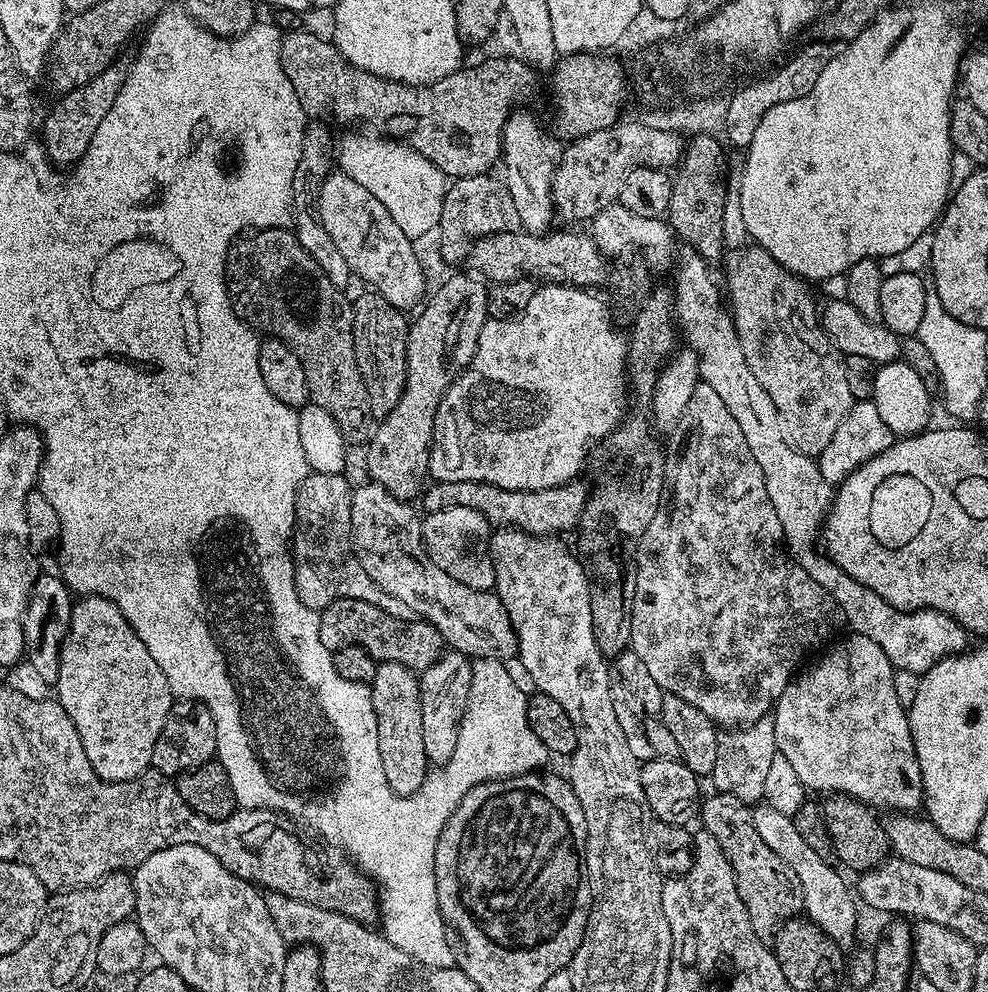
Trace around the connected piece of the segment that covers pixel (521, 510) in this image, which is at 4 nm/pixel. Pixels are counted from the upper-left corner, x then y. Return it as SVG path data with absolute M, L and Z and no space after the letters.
M576 480L558 488L547 488L537 492L522 490L506 490L502 486L494 486L486 482L442 482L429 483L423 489L425 513L438 510L451 510L454 506L466 506L470 510L478 510L487 518L489 525L506 528L519 528L521 532L529 532L531 536L552 536L564 534L570 528L575 529L580 523L580 515L590 495L589 485Z

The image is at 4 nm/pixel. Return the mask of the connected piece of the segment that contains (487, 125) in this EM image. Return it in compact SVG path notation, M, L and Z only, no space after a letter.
M288 30L280 37L280 57L282 58L282 70L286 70L286 78L290 78L290 86L294 86L294 94L298 94L298 102L302 106L305 117L308 118L328 118L324 116L333 116L340 124L365 124L365 129L375 130L377 133L383 134L389 140L399 140L408 144L415 152L422 154L422 158L426 158L430 162L434 162L434 166L438 166L438 170L443 172L445 177L459 178L464 176L482 175L491 173L492 167L498 164L504 150L504 123L508 120L508 115L517 107L516 99L527 90L532 84L533 69L525 64L519 58L507 60L506 57L500 56L497 60L484 60L480 64L480 68L472 68L469 72L465 70L457 70L454 74L450 74L446 78L442 78L433 84L399 84L396 80L387 80L381 76L375 76L369 72L362 72L354 65L348 63L344 56L336 48L331 39L323 40L320 36L315 36L312 32L304 32L305 30Z

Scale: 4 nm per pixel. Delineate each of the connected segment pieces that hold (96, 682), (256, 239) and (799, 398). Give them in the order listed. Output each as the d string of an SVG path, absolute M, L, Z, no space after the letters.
M80 596L73 603L68 634L60 648L60 665L54 687L55 699L62 710L66 710L74 730L78 730L86 758L100 780L121 784L136 780L143 772L149 771L154 742L158 742L158 734L162 734L162 726L170 714L174 697L166 682L166 674L162 674L158 662L150 658L150 650L146 650L142 638L134 634L130 622L126 622L114 602L101 596Z
M266 228L237 239L228 252L224 285L228 288L233 312L245 324L265 324L275 339L286 342L286 346L298 354L298 362L302 362L302 370L306 370L309 401L330 413L330 418L338 422L338 430L342 430L349 445L367 445L374 421L366 398L366 386L358 370L358 358L354 354L352 300L344 297L345 293L335 288L326 274L322 274L318 262L314 262L314 258L310 258L310 254L298 242L295 231L288 228Z
M751 247L742 249L737 256L727 257L726 296L730 301L738 342L742 342L742 354L746 354L750 370L754 370L754 378L762 382L762 390L770 394L770 402L774 402L778 414L783 418L789 440L799 452L816 458L822 450L826 450L830 438L834 438L834 430L838 430L842 418L846 418L852 409L854 401L850 394L848 368L844 364L844 356L820 327L818 304L816 308L812 301L809 281L783 268L765 248Z

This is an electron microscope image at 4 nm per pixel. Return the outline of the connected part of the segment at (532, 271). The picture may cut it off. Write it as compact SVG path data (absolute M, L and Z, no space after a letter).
M519 230L484 236L473 243L466 264L473 268L469 268L473 273L479 274L485 281L492 284L505 284L517 278L531 278L537 282L566 284L573 288L592 290L595 289L595 284L600 284L603 280L605 283L609 279L610 264L604 261L607 259L602 255L600 247L592 241L591 235L584 233L583 236L580 232L555 232L553 231L551 234L533 234Z

